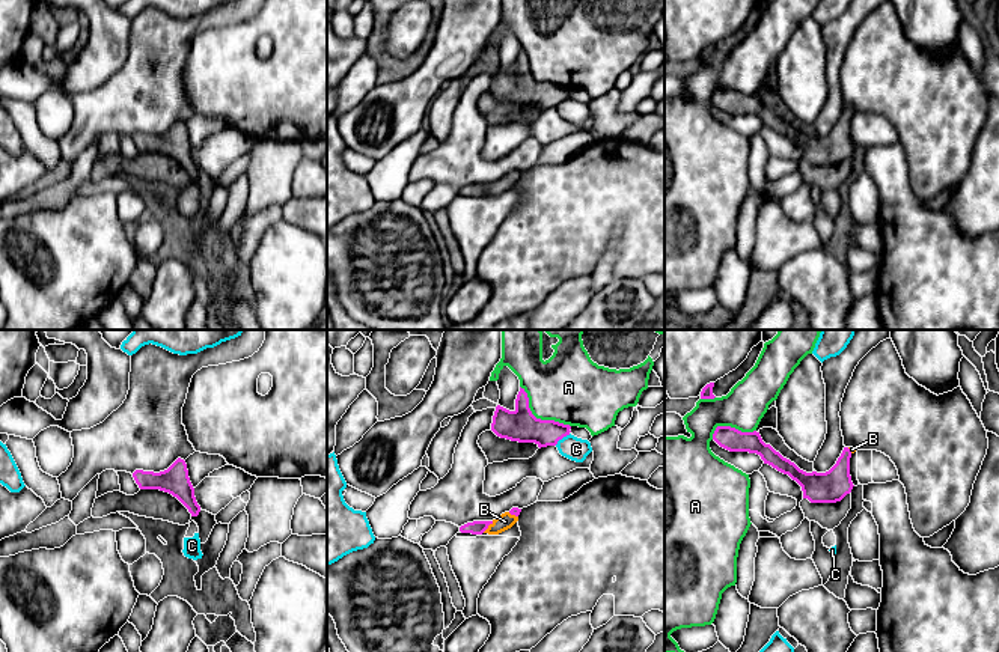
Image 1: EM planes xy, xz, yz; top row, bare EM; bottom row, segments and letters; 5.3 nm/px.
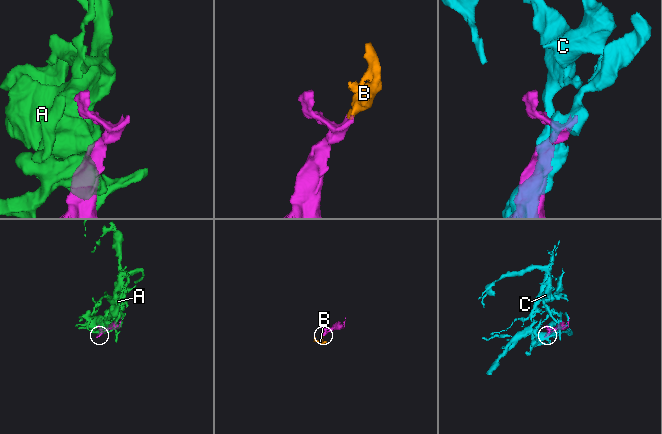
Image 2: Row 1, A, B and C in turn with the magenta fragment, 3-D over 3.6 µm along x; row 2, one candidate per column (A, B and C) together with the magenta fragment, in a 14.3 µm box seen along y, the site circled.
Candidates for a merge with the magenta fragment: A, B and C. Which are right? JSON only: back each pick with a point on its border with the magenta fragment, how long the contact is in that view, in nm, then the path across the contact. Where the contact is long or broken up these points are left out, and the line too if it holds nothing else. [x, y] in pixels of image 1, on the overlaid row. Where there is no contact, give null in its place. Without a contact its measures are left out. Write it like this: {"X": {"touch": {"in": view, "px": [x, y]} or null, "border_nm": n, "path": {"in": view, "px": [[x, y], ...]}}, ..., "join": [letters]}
{"B": {"touch": {"in": "xz", "px": [487, 527]}, "border_nm": 90, "path": {"in": "xz", "px": [[476, 527], [487, 527], [494, 527], [505, 521]]}}, "join": ["B"]}

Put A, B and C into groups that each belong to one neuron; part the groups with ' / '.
A / B / C

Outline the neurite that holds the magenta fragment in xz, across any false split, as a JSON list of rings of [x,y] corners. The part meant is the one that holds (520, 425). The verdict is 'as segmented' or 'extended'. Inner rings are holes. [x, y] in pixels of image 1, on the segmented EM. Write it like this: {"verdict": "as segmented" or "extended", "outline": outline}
{"verdict": "as segmented", "outline": [[[524,388],[515,399],[515,410],[509,411],[496,407],[491,431],[500,437],[518,443],[535,443],[539,449],[556,446],[559,440],[570,435],[571,426],[554,420],[536,419],[529,408],[529,398]]]}

